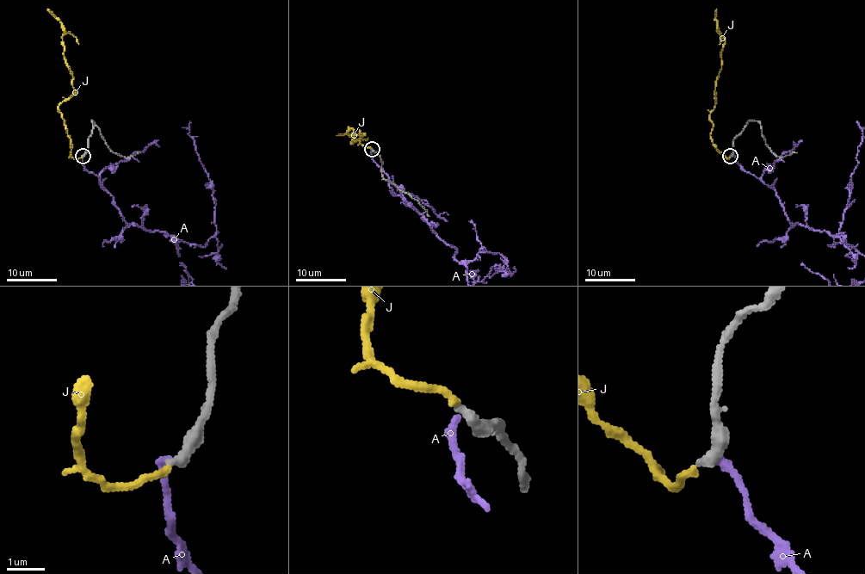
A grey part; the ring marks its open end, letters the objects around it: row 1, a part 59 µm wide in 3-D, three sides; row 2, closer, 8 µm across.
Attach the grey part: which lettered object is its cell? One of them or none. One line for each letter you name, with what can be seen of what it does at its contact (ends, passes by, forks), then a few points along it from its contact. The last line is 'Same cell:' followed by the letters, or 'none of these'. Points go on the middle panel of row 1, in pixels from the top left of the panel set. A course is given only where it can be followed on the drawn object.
J: it ends there; it runs (372, 149), (360, 143), (357, 129), (348, 132), (362, 133), (351, 144), (351, 136), (336, 135)
Same cell: J

